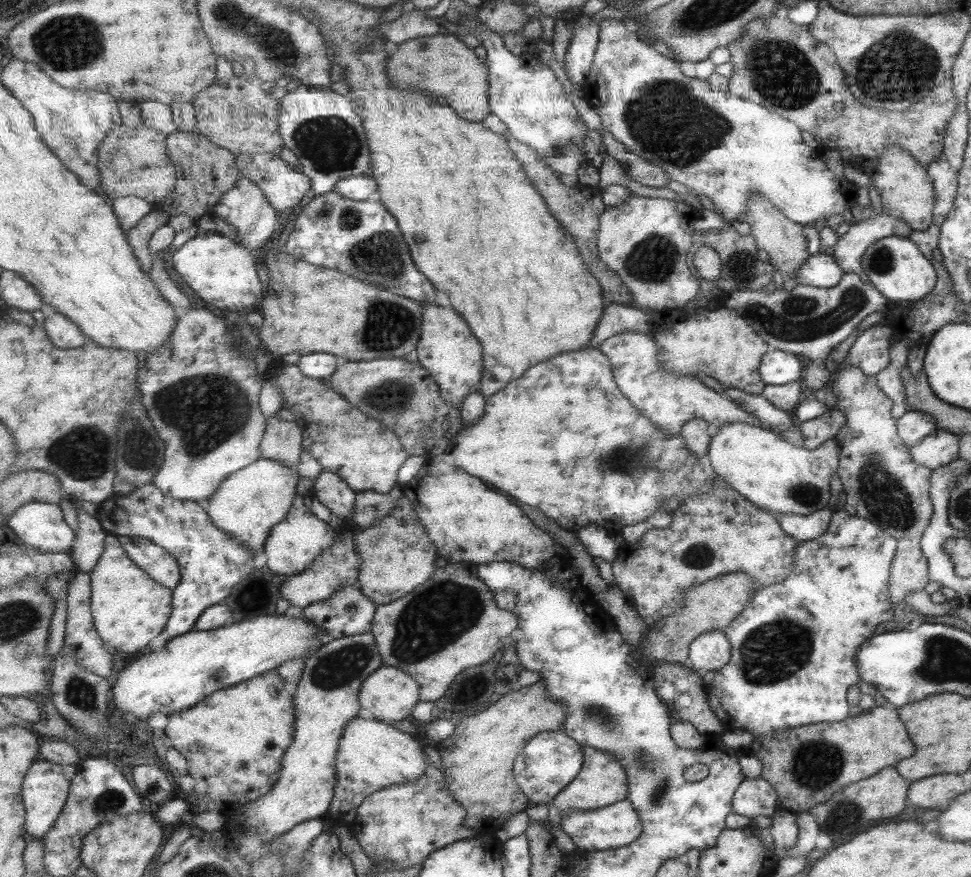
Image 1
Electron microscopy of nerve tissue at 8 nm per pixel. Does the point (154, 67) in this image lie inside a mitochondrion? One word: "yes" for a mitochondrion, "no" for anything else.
no

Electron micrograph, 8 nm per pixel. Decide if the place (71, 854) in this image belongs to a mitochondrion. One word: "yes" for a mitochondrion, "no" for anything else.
no

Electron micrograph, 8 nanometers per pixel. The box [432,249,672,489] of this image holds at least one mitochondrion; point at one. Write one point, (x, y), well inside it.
(633, 458)

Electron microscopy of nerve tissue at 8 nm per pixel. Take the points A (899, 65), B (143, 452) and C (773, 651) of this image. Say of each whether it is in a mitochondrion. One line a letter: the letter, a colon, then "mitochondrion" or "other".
A: mitochondrion
B: mitochondrion
C: mitochondrion

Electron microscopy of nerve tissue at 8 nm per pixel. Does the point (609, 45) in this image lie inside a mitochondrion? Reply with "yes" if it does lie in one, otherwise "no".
no

